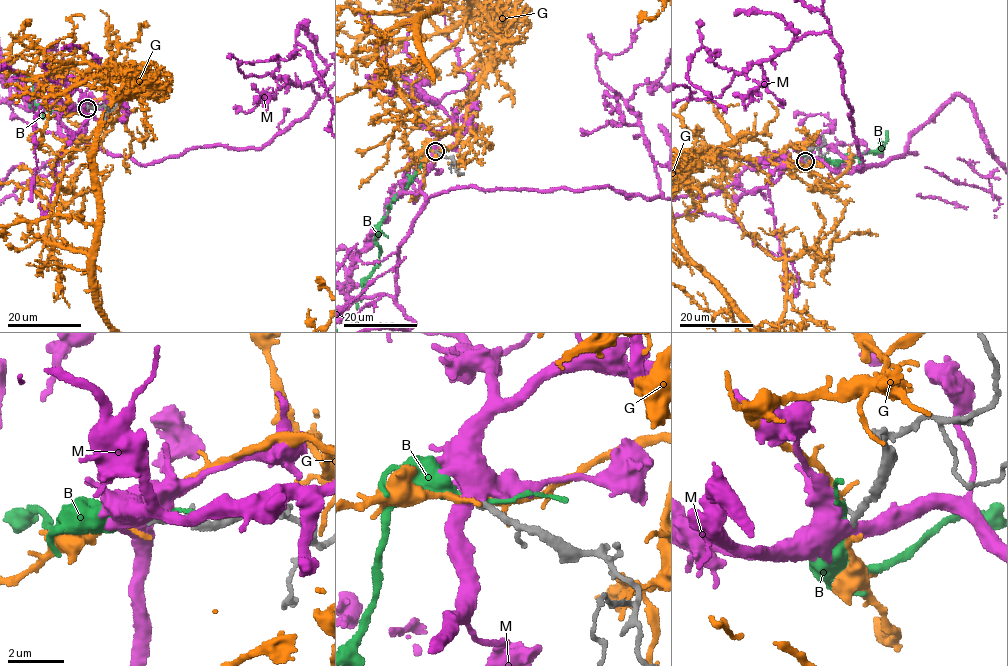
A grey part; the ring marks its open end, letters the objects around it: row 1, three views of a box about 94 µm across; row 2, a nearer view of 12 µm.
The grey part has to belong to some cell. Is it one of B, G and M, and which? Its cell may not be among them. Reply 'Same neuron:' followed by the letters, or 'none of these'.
Same neuron: none of these

